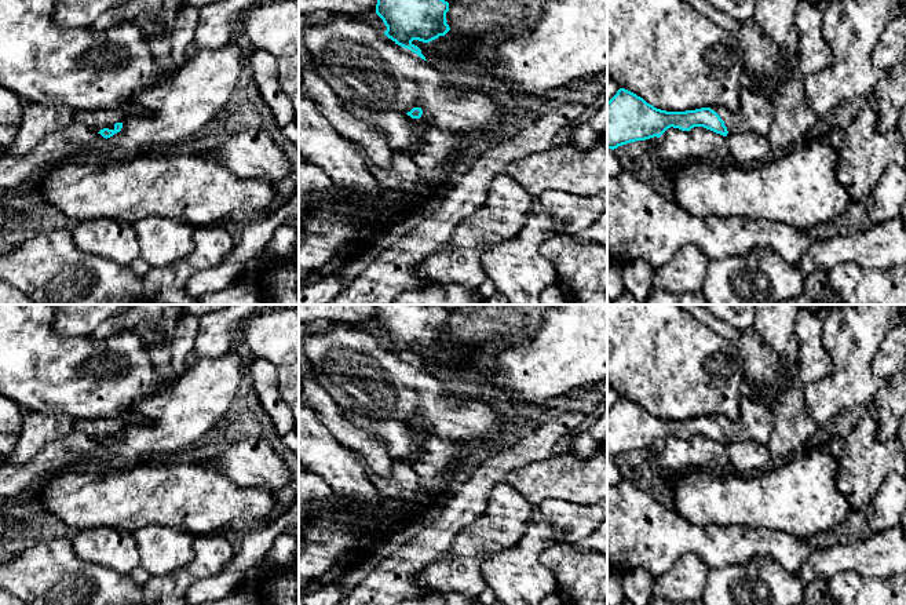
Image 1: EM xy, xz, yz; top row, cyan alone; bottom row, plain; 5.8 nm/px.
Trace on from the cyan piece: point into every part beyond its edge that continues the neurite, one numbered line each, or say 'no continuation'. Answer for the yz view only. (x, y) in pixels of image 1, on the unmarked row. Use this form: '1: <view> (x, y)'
1: yz (756, 422)

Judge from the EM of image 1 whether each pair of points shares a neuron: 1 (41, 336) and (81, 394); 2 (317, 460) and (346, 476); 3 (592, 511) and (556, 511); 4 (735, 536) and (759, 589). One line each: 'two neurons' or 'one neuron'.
1: one neuron
2: one neuron
3: one neuron
4: two neurons

